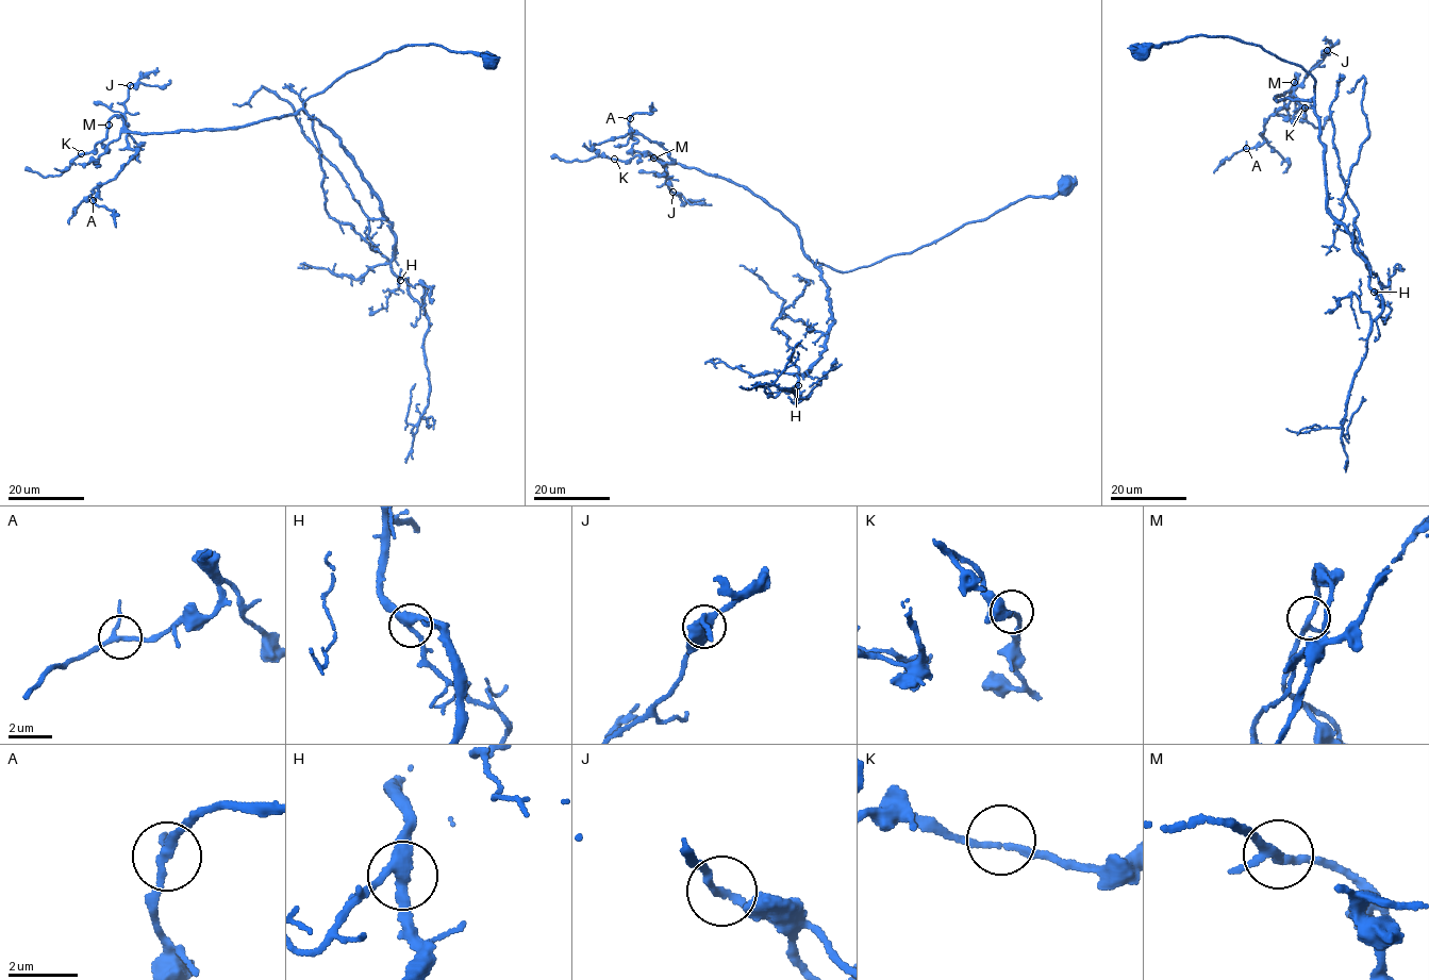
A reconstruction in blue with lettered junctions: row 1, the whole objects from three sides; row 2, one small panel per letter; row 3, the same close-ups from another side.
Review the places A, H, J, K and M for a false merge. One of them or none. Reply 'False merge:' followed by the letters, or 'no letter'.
False merge: no letter

